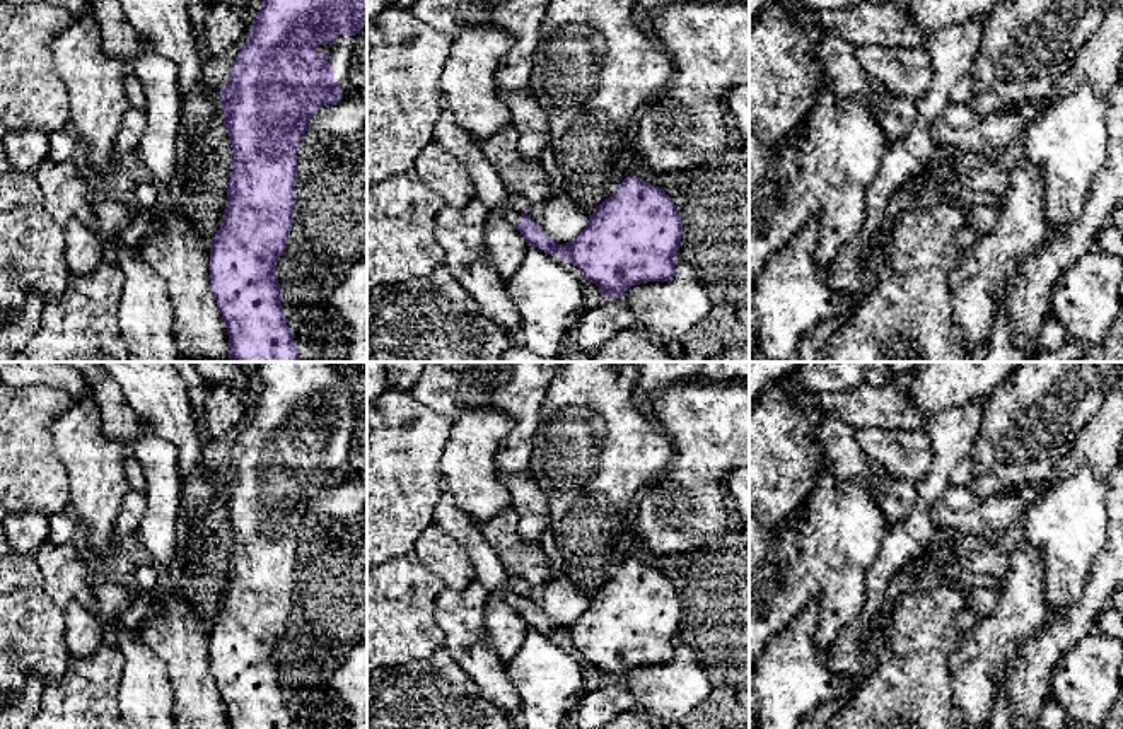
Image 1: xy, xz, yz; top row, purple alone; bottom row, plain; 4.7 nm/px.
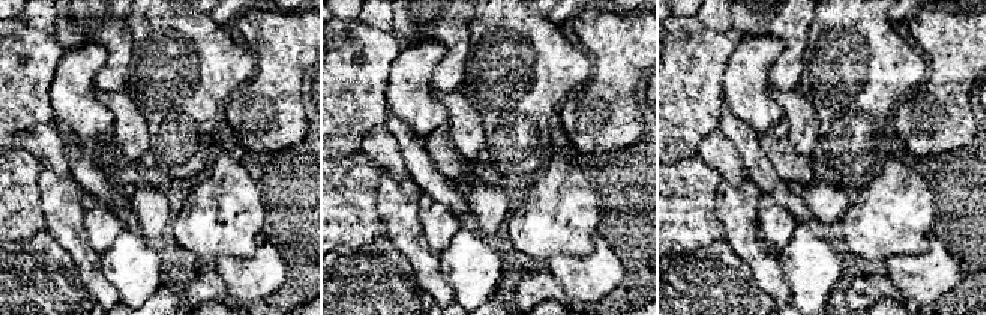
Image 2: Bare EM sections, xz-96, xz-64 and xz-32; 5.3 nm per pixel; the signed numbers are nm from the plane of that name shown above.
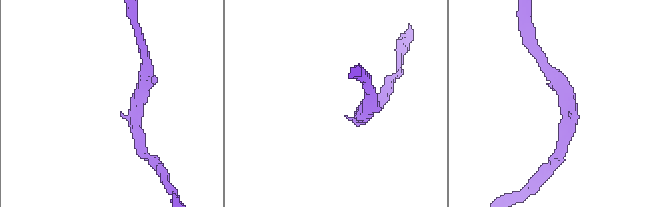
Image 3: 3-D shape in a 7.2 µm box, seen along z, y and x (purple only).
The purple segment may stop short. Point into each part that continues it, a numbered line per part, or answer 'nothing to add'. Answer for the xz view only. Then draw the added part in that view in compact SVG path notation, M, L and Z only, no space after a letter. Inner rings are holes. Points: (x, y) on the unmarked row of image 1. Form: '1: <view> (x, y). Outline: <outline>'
1: xz (448, 516). Outline: M444 478L440 480L440 497L433 512L433 524L447 531L464 548L474 565L476 580L488 592L500 592L514 609L522 604L522 596L509 586L509 575L500 563L498 553L483 539L476 522L454 504L454 495Z

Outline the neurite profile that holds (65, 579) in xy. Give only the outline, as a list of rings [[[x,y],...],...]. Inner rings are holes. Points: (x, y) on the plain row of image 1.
[[[46,541],[36,550],[34,558],[43,574],[46,594],[61,611],[70,603],[79,603],[106,623],[92,592],[87,567],[72,543],[55,545]]]

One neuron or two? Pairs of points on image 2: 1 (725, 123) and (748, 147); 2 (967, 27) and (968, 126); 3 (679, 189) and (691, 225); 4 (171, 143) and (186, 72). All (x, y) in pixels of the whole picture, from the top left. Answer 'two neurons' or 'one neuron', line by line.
1: one neuron
2: one neuron
3: one neuron
4: one neuron

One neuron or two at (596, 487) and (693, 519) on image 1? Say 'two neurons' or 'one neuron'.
two neurons

